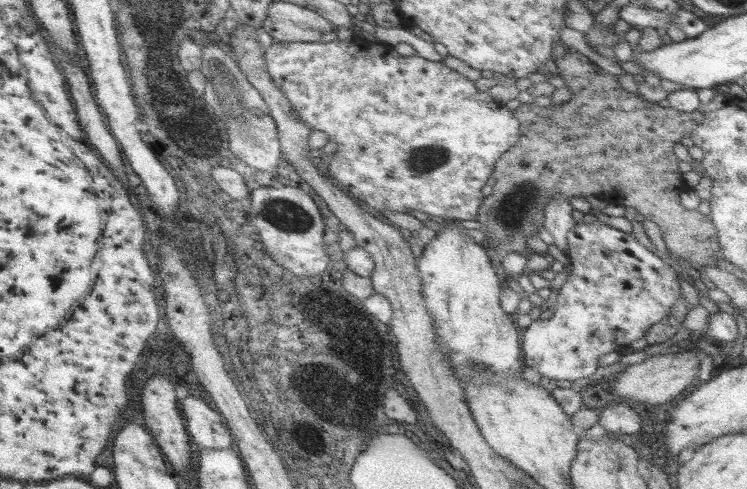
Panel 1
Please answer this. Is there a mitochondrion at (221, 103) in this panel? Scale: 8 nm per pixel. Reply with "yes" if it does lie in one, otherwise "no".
yes

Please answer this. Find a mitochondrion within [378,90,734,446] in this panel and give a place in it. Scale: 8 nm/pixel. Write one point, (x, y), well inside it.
(429, 158)

